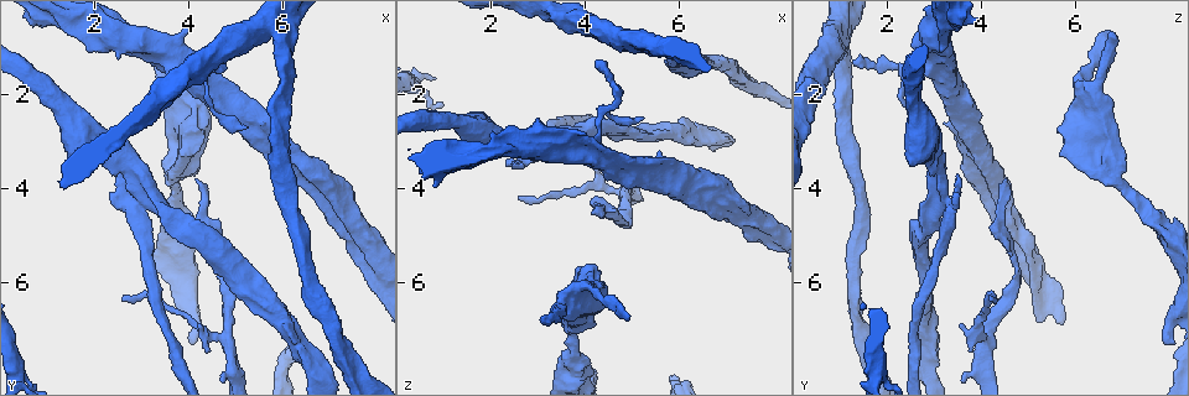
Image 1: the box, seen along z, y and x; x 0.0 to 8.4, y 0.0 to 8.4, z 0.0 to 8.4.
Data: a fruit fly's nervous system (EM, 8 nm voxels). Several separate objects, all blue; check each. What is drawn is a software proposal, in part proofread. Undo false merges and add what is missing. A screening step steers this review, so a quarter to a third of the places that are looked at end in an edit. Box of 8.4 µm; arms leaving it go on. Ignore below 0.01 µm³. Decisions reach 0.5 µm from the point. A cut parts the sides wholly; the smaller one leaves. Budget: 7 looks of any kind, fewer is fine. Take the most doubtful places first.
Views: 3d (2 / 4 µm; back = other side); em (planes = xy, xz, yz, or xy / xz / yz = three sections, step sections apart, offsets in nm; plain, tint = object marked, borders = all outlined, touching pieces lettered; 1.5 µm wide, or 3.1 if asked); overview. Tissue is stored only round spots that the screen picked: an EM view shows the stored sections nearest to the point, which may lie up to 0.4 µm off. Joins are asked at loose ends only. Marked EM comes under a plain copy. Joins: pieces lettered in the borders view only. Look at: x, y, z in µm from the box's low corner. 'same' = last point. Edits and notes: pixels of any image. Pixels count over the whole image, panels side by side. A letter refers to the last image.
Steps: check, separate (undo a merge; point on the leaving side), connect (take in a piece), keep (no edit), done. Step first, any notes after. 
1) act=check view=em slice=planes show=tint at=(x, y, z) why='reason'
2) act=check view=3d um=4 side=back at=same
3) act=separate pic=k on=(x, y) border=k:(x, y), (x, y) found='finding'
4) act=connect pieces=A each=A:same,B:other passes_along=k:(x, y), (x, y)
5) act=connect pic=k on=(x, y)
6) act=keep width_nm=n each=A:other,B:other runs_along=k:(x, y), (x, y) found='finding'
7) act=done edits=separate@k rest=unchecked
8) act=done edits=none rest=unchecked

act=check view=3d um=4 at=(4.90, 0.60, 6.65) why='an open end'

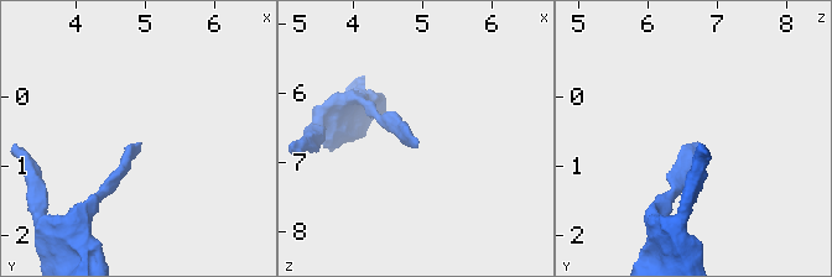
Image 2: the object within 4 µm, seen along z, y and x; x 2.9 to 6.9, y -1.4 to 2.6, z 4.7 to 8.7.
act=check view=em slice=xz step=8 show=borders at=(4.90, 0.60, 6.70)

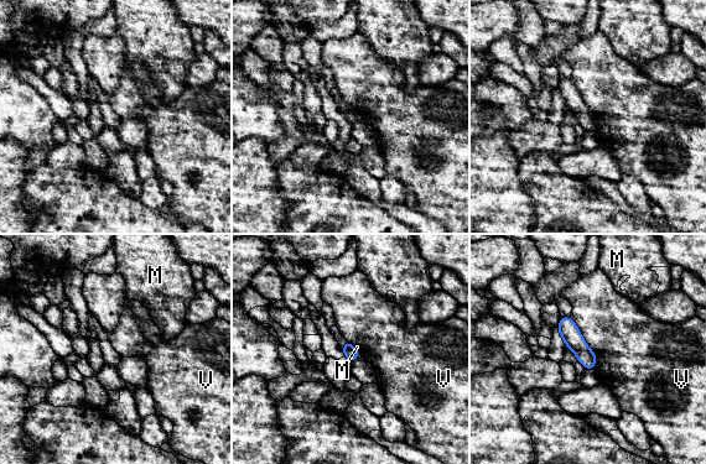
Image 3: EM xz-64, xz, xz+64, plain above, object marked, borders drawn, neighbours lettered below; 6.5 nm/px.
act=check view=em slice=planes show=borders at=same why='cut it another way'

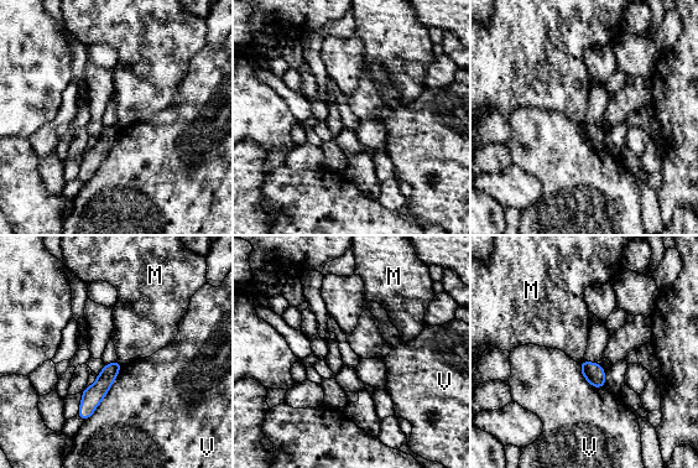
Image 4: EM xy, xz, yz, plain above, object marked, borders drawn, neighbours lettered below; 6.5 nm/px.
act=keep width_nm=110 each=M:other,V:other found='none of them fits'

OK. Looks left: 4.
act=check view=em slice=xz step=4 show=tint at=(4.05, 0.60, 2.90) why='free end'

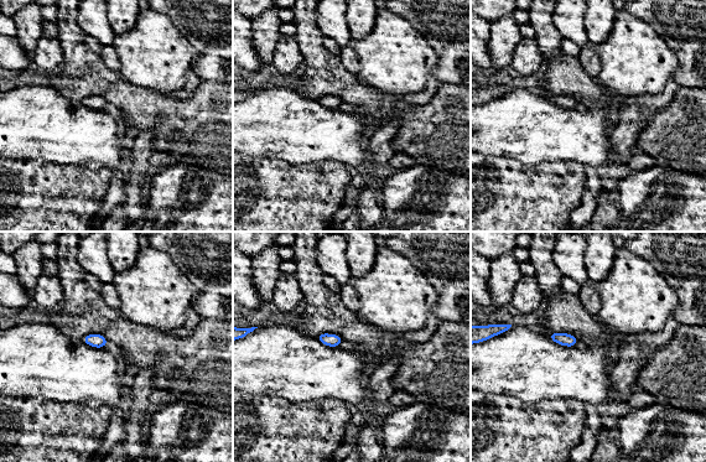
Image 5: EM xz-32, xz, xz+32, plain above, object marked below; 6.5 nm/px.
act=check view=em slice=planes show=borders at=same why='cut it another way'

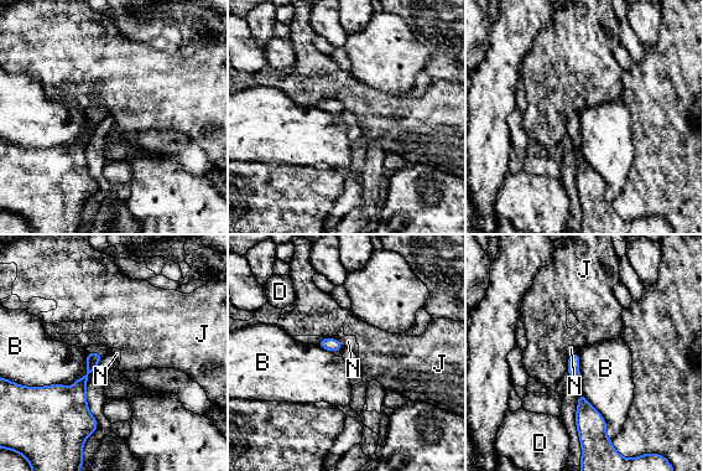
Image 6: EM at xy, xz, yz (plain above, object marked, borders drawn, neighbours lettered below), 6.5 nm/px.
act=keep each=B:other,D:other,J:other,N:other border=6:(329, 337), (337, 338), (343, 345) found='no lettered piece goes on from it'

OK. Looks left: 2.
act=check view=em slice=planes show=borders at=(3.45, 1.85, 6.40) why='sudden change in width'

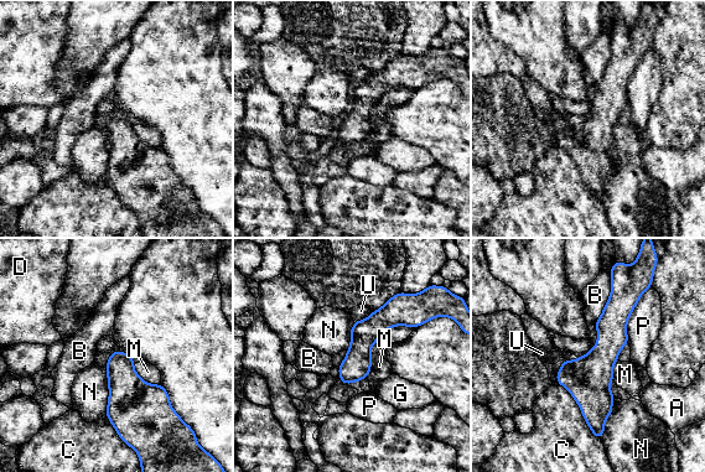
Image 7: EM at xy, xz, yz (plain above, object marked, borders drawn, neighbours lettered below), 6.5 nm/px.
act=keep width_nm=180 each=A:other,B:other,C:other,D:other,G:other,M:other,N:other,P:other,U:other border=7:(104, 368), (108, 387), (107, 414) found='continuous, no second neuron'

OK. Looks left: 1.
act=done edits=none rest=unchecked

